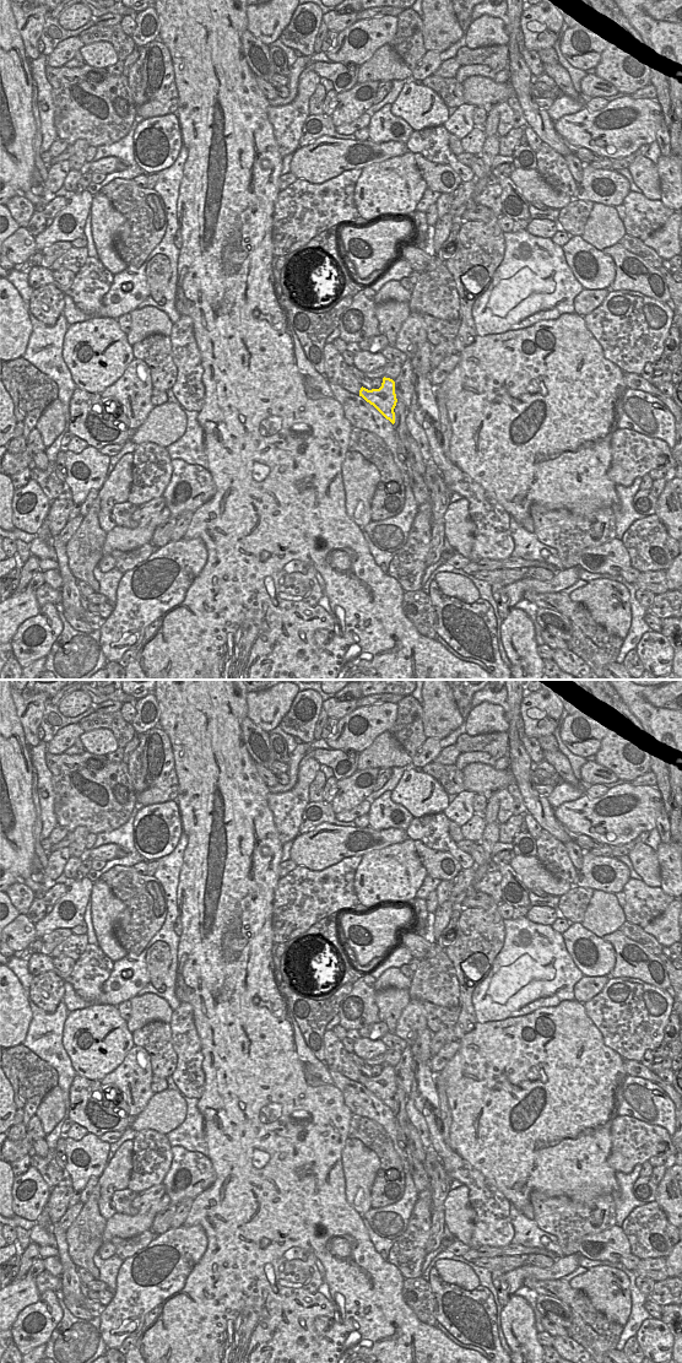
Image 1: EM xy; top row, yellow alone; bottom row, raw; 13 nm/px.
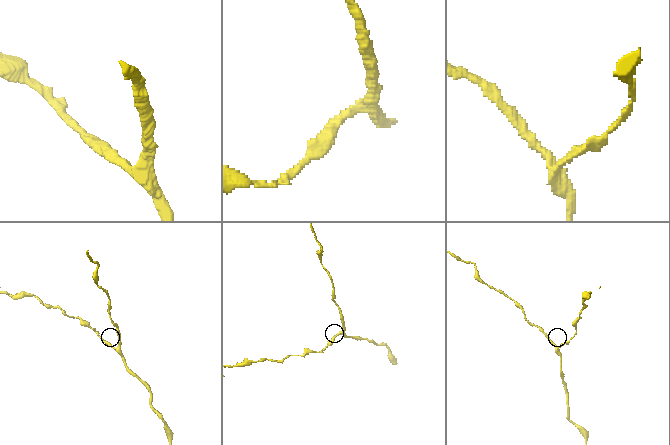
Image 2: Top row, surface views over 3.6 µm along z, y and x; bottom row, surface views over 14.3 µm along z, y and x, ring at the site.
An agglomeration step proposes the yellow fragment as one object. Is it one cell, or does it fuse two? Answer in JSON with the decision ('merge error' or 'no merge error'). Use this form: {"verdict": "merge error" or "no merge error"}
{"verdict": "merge error"}

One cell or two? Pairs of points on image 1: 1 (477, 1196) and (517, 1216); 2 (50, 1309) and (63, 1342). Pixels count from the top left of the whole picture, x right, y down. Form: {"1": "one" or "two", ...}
{"1": "two", "2": "two"}

